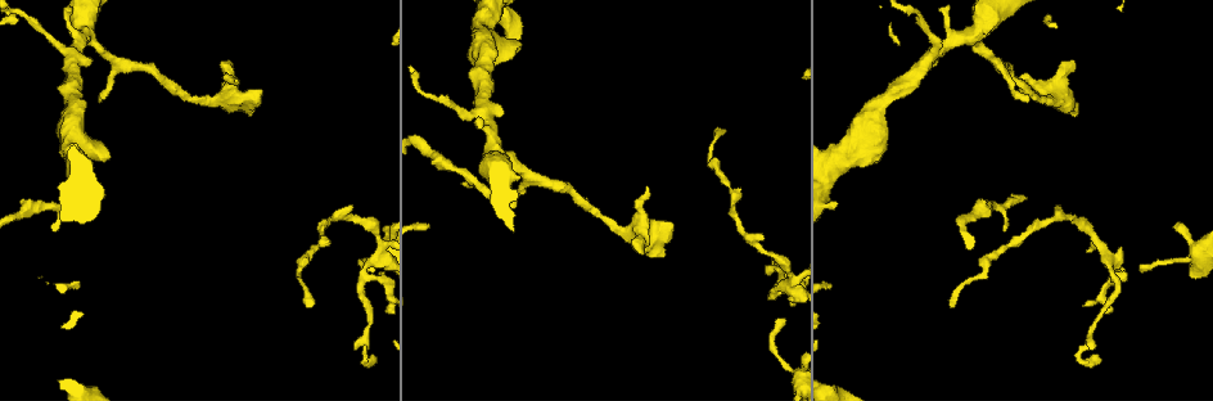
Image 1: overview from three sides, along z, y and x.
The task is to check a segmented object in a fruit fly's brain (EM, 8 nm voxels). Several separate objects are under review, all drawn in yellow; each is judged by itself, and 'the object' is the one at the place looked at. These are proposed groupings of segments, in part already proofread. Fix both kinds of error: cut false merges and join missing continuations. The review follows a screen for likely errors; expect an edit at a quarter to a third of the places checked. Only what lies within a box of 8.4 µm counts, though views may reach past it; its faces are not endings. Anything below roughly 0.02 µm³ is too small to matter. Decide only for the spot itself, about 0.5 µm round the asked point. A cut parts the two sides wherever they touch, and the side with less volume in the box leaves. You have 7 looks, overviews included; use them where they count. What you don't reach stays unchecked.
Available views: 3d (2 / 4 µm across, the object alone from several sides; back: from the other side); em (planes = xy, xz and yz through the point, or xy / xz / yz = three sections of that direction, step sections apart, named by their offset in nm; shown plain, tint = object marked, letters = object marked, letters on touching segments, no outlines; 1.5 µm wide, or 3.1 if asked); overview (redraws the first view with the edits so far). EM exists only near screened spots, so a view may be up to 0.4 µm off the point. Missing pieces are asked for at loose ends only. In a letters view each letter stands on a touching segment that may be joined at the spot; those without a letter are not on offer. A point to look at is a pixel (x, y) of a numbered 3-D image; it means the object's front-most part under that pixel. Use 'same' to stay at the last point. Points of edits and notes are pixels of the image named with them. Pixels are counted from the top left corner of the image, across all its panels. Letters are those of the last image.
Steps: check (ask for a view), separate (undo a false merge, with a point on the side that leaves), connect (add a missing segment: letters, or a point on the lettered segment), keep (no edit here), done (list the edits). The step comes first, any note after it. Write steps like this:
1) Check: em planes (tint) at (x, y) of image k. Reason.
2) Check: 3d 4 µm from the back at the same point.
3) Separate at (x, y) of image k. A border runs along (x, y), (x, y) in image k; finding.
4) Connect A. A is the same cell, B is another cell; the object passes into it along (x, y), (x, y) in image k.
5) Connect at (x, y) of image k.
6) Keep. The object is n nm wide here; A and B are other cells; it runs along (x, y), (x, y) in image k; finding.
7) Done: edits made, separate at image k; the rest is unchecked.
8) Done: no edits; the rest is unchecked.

Check: 3d 4 µm at (373, 359) of image 1. Thin end.

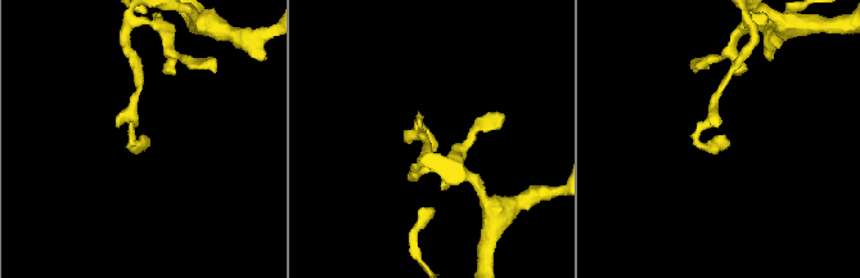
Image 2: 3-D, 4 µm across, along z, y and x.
Check: em planes (letters) at (146, 138) of image 2.

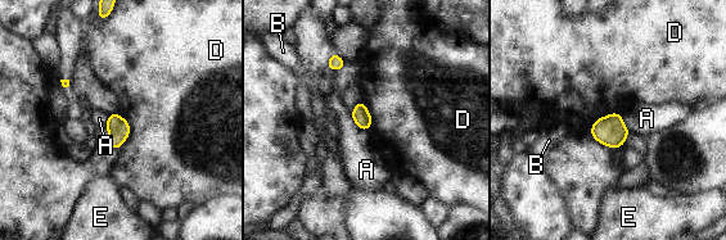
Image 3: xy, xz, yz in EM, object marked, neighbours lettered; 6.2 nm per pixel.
Keep. A, B, D and E are other cells; a border runs along (619, 112), (591, 126), (613, 149) in image 3; none of them fits.

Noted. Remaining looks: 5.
Check: 3d 2 µm from the back at (1026, 199) of image 1. Tapers out.

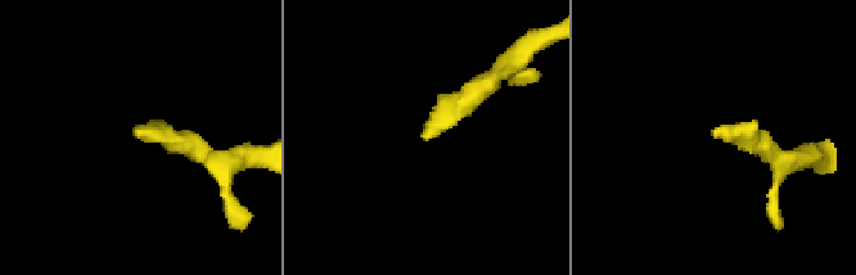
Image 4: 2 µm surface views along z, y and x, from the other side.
Check: em xy step 4 (tint) at (139, 125) of image 4. Now the EM.

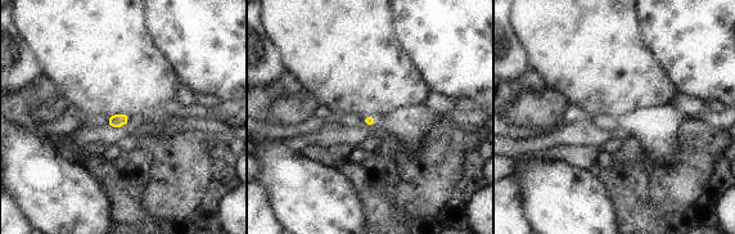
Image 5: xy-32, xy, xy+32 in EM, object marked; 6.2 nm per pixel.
Check: em xy step 4 (letters) at the same point.

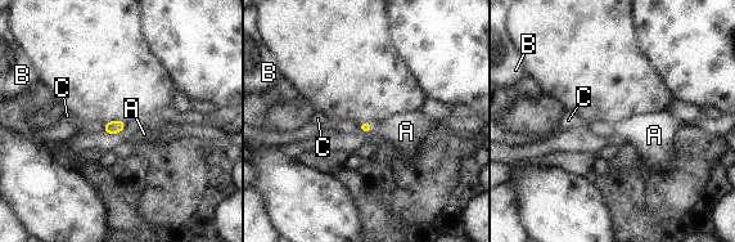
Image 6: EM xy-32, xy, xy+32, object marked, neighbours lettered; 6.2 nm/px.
Connect A. A is the same cell, B and C are other cells; the object passes into it along (366, 128), (371, 128), (406, 131) in image 6; it goes on there.

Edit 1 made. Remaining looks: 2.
Check: overview.

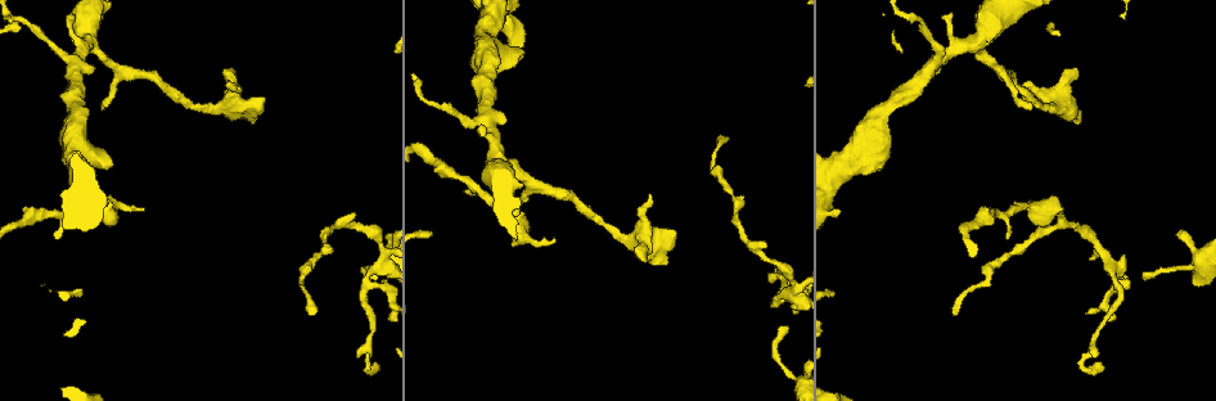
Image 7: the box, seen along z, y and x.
Check: em xz step 4 (letters) at (104, 109) of image 7. Tapers out.

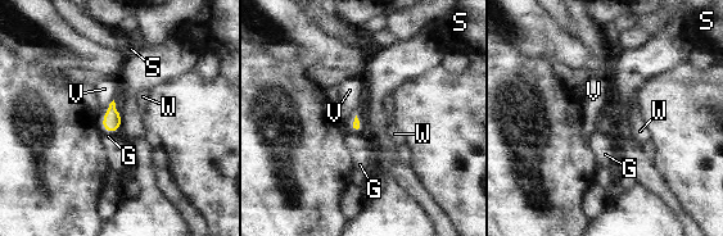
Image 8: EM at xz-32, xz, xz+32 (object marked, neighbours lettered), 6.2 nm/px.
Keep. The longest contact is with V, 140 nm; G, S, V and W are other cells; none of them fits.

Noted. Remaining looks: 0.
Done: edits made, connect at image 6; the rest is unchecked.

